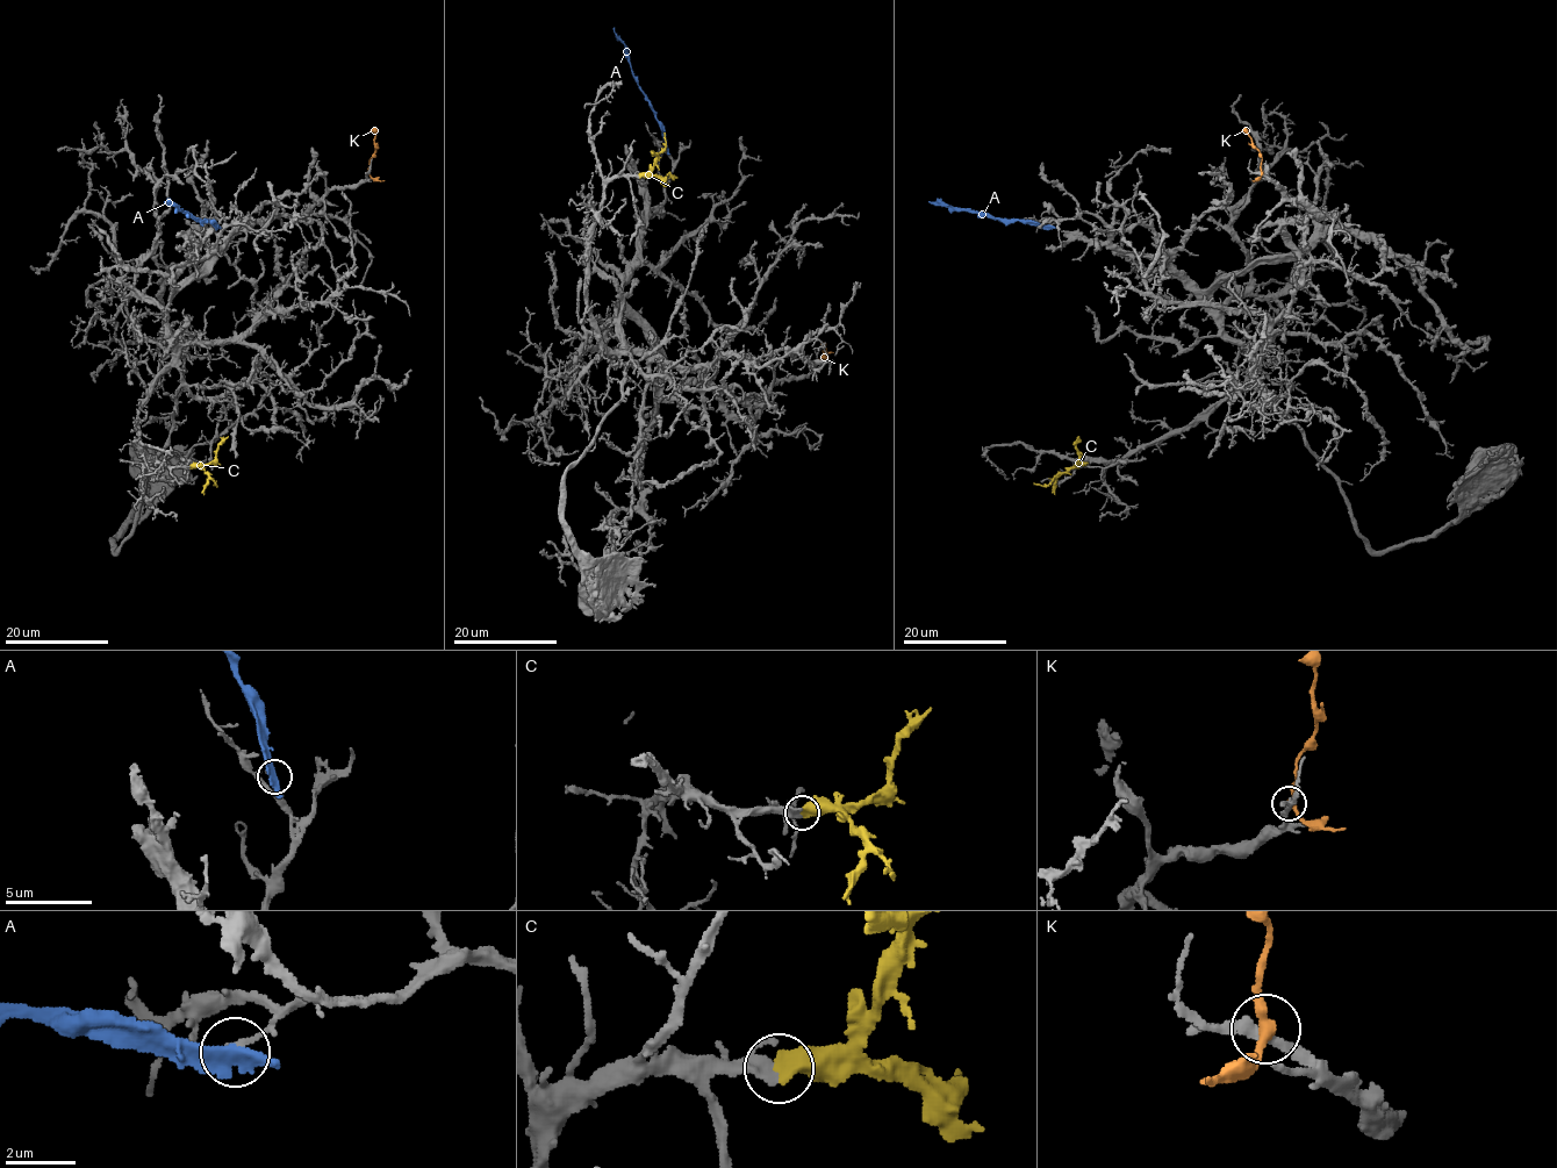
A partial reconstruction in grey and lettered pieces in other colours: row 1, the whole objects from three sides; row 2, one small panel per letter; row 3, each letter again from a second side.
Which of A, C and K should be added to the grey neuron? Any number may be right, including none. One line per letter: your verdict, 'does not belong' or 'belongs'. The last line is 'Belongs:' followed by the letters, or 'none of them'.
A: does not belong
C: belongs
K: does not belong
Belongs: C

